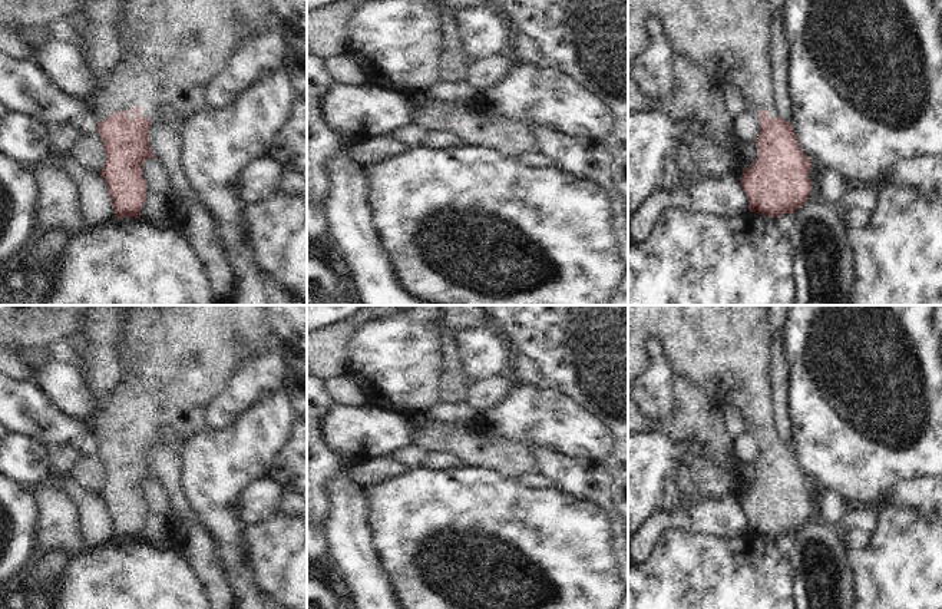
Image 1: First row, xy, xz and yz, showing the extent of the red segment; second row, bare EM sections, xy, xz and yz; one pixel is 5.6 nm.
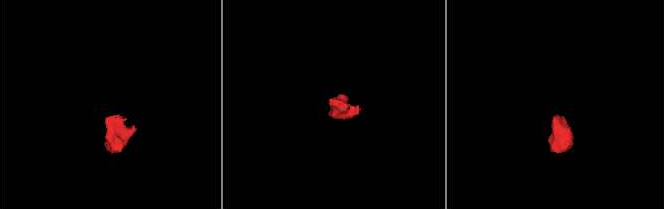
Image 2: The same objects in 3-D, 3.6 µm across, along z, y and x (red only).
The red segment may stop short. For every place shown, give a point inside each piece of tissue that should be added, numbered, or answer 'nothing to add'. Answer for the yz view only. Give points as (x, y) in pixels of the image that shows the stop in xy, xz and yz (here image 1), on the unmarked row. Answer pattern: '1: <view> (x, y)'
1: yz (772, 433)

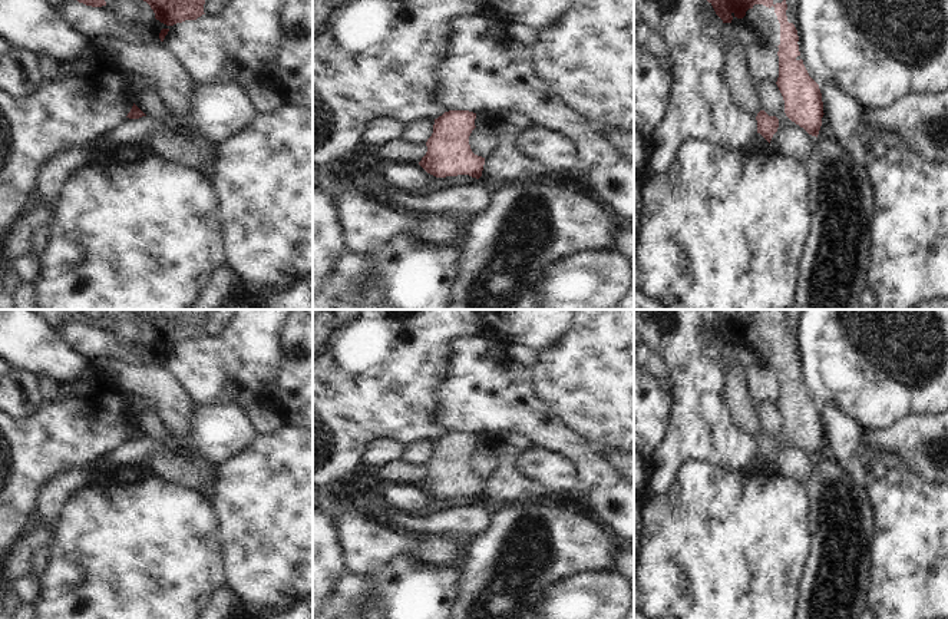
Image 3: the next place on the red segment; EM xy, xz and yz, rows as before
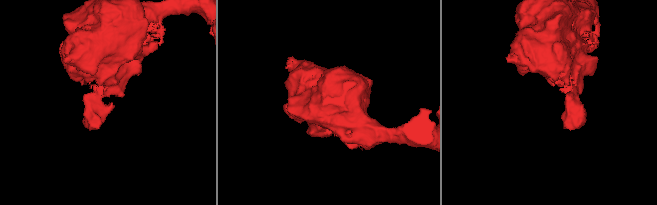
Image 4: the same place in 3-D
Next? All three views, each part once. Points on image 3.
nothing to add

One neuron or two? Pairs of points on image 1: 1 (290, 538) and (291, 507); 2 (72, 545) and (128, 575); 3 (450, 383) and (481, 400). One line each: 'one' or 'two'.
1: two
2: two
3: two

